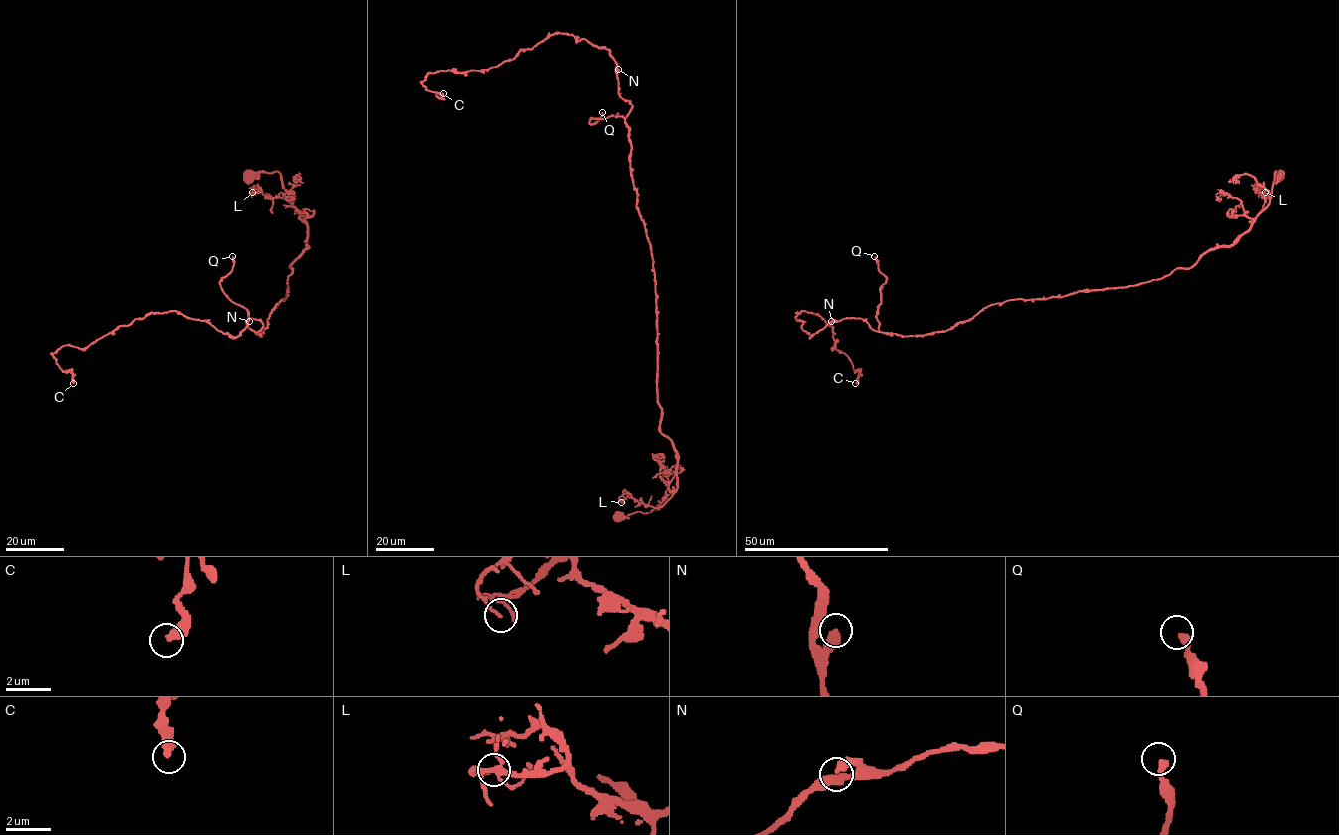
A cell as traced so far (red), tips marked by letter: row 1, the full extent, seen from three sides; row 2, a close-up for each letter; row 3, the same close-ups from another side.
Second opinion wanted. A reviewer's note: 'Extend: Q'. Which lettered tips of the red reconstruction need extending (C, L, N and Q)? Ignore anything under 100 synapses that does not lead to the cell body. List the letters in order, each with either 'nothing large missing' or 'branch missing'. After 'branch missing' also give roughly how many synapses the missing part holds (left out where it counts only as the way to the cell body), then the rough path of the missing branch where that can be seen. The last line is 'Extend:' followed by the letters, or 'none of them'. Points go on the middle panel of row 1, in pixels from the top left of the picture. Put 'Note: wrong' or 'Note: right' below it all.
C: nothing large missing
L: nothing large missing
N: nothing large missing
Q: branch missing | 120 syn | (602, 112), (572, 119), (580, 132), (569, 156), (572, 178), (572, 168), (561, 180), (557, 152)
Extend: Q
Note: right

